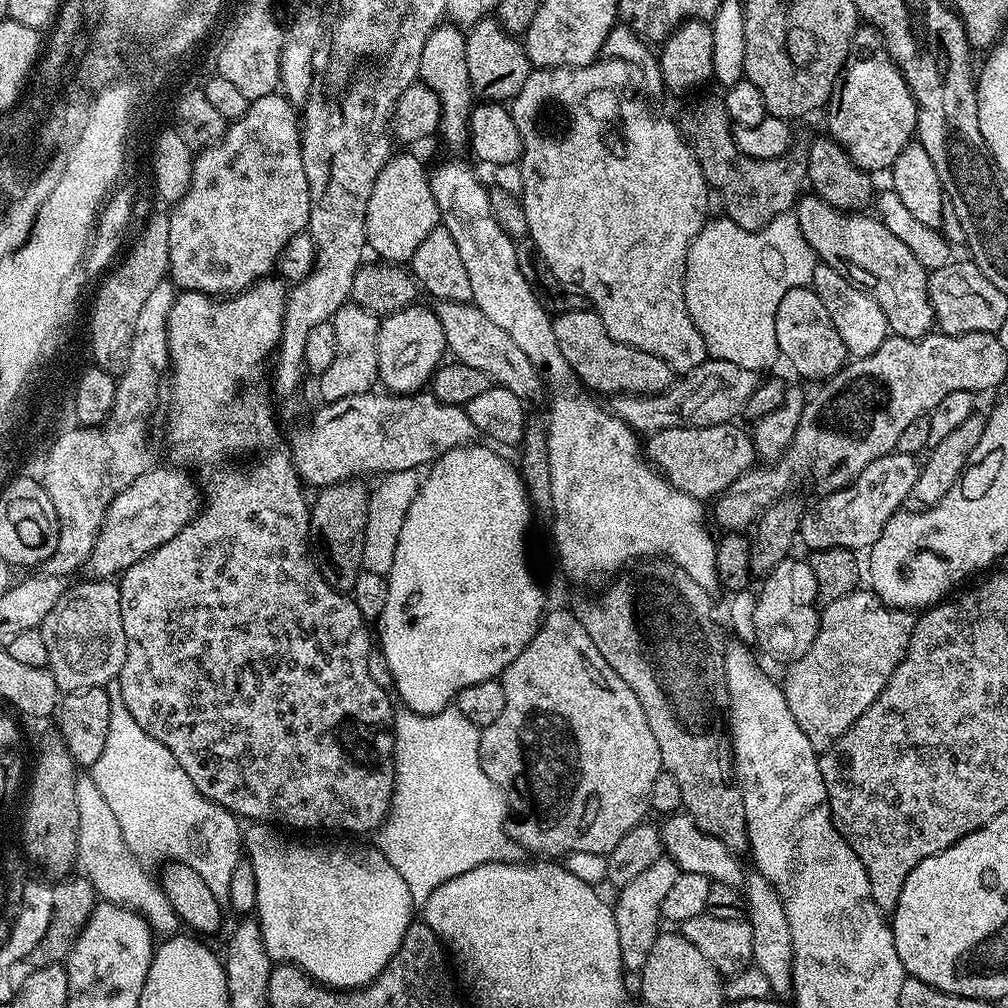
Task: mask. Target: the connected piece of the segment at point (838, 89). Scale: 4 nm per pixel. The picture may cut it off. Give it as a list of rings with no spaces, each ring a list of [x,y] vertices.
[[[864,26],[852,39],[852,51],[848,54],[848,61],[840,71],[840,77],[832,87],[832,97],[828,99],[826,113],[828,112],[827,135],[836,143],[844,147],[854,163],[869,174],[877,174],[883,170],[891,169],[892,163],[898,158],[907,144],[913,143],[916,136],[916,100],[908,89],[908,83],[891,58],[888,50],[880,39],[879,32],[871,26]]]

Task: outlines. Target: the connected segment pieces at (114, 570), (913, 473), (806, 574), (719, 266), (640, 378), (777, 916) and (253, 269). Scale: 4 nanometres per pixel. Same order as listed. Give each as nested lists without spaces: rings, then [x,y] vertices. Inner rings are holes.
[[[176,466],[153,467],[137,478],[112,501],[96,535],[86,563],[86,572],[93,580],[112,580],[119,577],[139,560],[145,560],[174,534],[178,534],[194,519],[202,507],[202,492],[190,477]]]
[[[889,452],[888,455],[870,462],[866,470],[857,476],[851,484],[844,488],[838,488],[835,492],[829,492],[823,497],[821,504],[816,504],[813,508],[809,507],[805,511],[800,521],[800,531],[798,533],[799,543],[805,544],[808,550],[819,550],[822,548],[850,548],[853,550],[871,549],[872,544],[882,534],[886,522],[894,513],[901,511],[900,504],[906,501],[912,495],[912,487],[918,475],[918,464],[913,457],[906,455],[904,452]]]
[[[789,558],[783,560],[774,570],[763,577],[761,588],[758,588],[756,597],[756,609],[754,610],[754,630],[756,631],[755,643],[764,652],[777,656],[783,662],[791,662],[806,654],[816,637],[816,631],[820,629],[820,612],[816,598],[816,583],[814,582],[814,570],[807,559],[795,560]]]
[[[785,214],[774,218],[757,232],[742,230],[727,218],[712,218],[688,246],[684,271],[684,301],[694,326],[706,342],[709,357],[725,360],[748,370],[763,373],[781,359],[776,337],[776,311],[778,302],[792,288],[799,288],[811,281],[817,266],[815,252],[806,242],[795,215]]]
[[[595,310],[561,312],[553,319],[554,338],[558,338],[560,353],[570,362],[576,375],[587,389],[609,394],[628,393],[636,396],[650,396],[664,392],[674,381],[672,367],[654,354],[632,348],[608,336],[602,318]]]
[[[755,870],[745,875],[742,890],[746,895],[746,919],[752,926],[752,964],[766,976],[773,997],[787,997],[792,991],[792,939],[784,903],[771,882]]]
[[[273,94],[251,101],[246,114],[242,114],[242,118],[229,123],[227,130],[224,131],[224,137],[217,144],[211,144],[209,148],[199,149],[198,155],[192,162],[190,186],[186,190],[186,194],[181,196],[180,201],[171,209],[172,217],[166,220],[166,226],[170,230],[170,238],[168,239],[168,249],[170,250],[168,271],[170,280],[177,289],[185,292],[205,292],[207,296],[213,298],[231,298],[237,292],[245,292],[256,281],[273,275],[280,259],[280,253],[284,251],[284,247],[288,245],[290,238],[301,235],[307,229],[308,219],[310,218],[312,193],[308,183],[308,175],[302,162],[302,154],[300,153],[301,135],[302,128],[298,123],[297,109],[288,101],[287,96]]]

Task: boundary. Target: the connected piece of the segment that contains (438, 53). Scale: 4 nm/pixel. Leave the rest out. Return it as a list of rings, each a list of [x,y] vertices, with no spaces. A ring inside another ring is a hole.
[[[444,22],[433,28],[422,46],[419,79],[434,94],[440,103],[440,124],[438,136],[441,136],[452,148],[460,148],[469,143],[468,123],[472,117],[474,97],[470,74],[466,70],[465,33],[455,23]],[[460,31],[460,32],[459,32]]]

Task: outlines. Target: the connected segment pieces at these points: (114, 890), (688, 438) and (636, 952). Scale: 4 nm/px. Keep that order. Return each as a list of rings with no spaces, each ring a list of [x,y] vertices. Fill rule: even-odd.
[[[91,775],[76,776],[76,805],[78,806],[78,838],[76,839],[76,864],[81,868],[83,879],[91,882],[92,889],[101,901],[118,904],[121,908],[131,908],[144,918],[153,933],[172,934],[181,927],[181,922],[174,914],[174,906],[166,898],[164,889],[143,868],[141,857],[129,850],[122,826],[114,818],[106,798],[94,786]]]
[[[731,422],[705,428],[668,428],[651,433],[646,440],[647,459],[678,490],[695,496],[701,502],[711,501],[726,493],[735,480],[749,472],[758,460],[751,435],[735,426]]]
[[[661,858],[654,862],[647,870],[642,870],[634,882],[619,889],[617,900],[614,900],[616,925],[618,926],[618,942],[622,950],[622,962],[629,973],[639,973],[644,967],[646,958],[650,954],[650,946],[654,946],[658,935],[656,923],[661,923],[660,907],[662,898],[666,898],[666,890],[670,890],[672,880],[678,875],[675,861]]]

